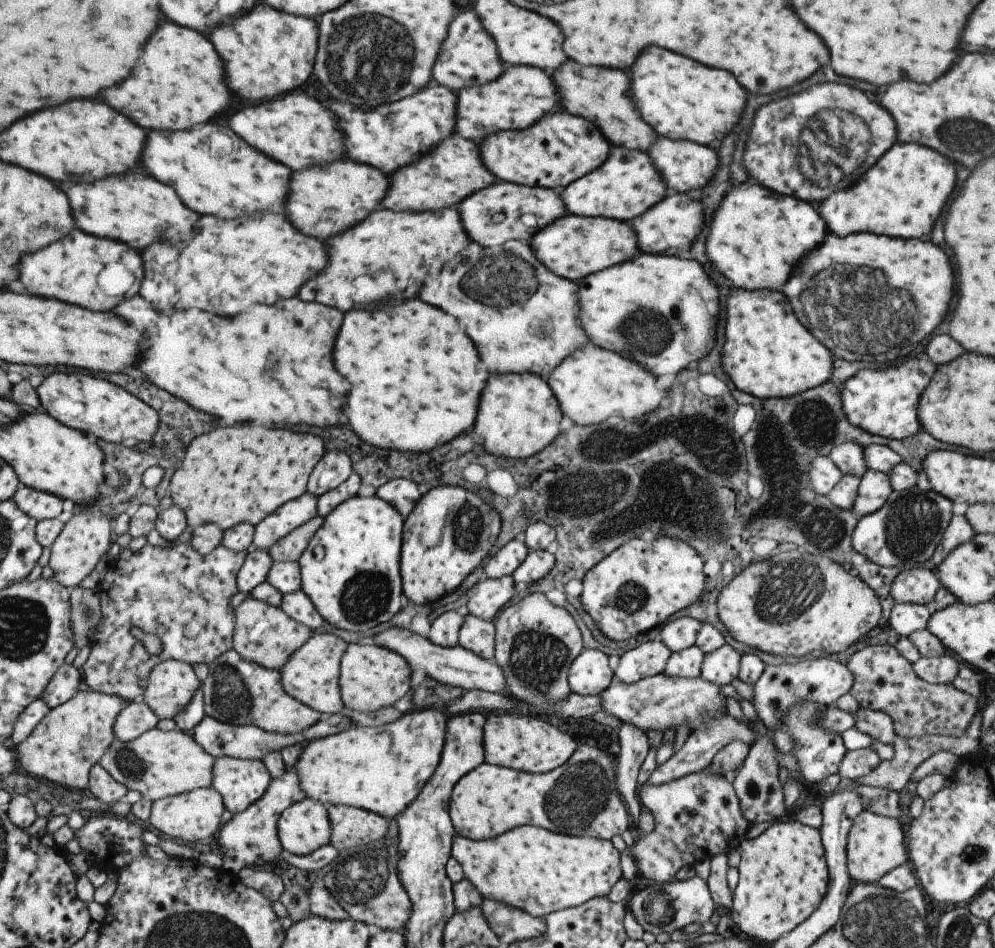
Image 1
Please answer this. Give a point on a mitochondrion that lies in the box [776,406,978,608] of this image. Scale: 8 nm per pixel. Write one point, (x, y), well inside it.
(911, 525)

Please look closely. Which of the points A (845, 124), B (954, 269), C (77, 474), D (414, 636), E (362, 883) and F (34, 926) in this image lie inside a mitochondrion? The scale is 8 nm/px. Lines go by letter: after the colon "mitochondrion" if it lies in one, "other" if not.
A: mitochondrion
B: other
C: other
D: other
E: mitochondrion
F: other

